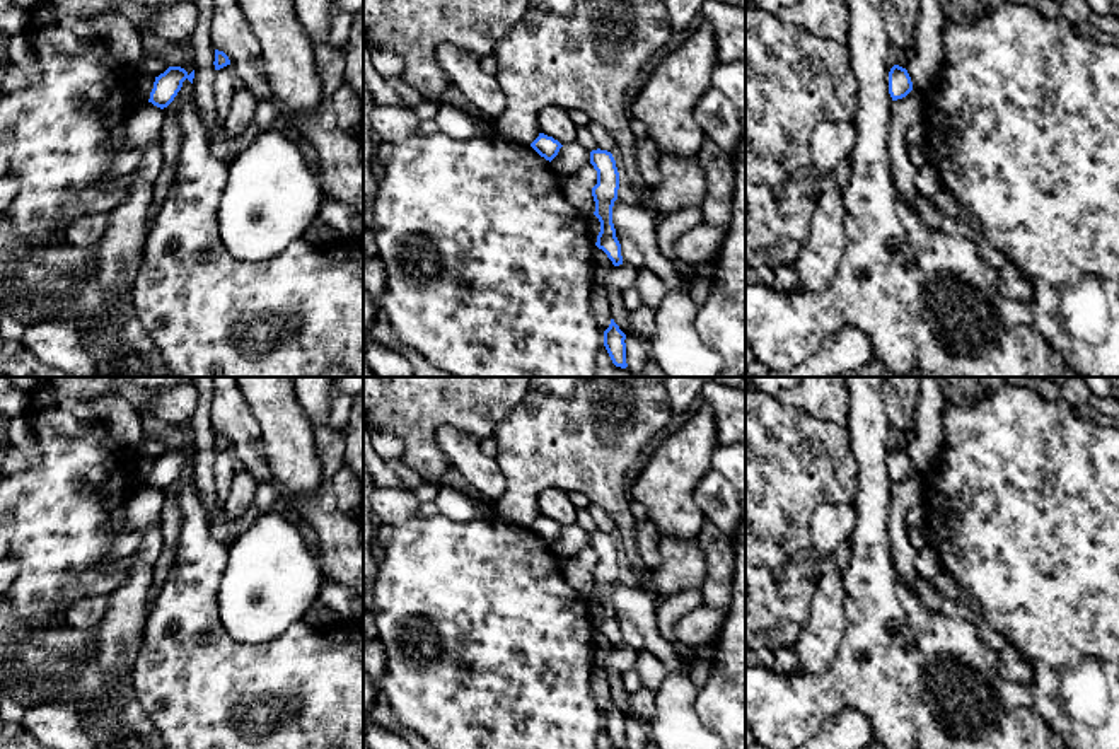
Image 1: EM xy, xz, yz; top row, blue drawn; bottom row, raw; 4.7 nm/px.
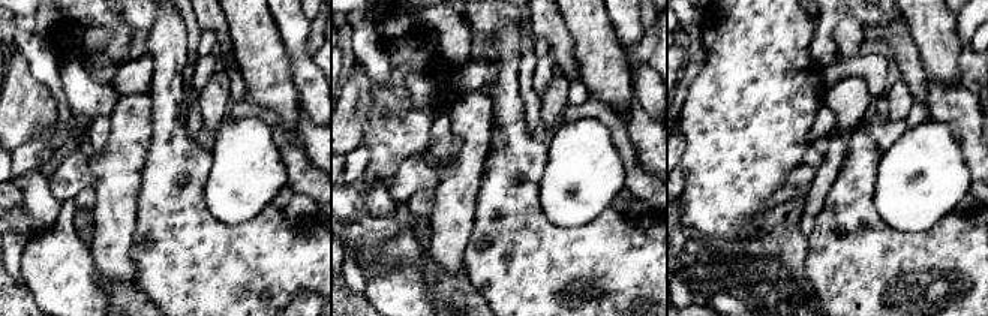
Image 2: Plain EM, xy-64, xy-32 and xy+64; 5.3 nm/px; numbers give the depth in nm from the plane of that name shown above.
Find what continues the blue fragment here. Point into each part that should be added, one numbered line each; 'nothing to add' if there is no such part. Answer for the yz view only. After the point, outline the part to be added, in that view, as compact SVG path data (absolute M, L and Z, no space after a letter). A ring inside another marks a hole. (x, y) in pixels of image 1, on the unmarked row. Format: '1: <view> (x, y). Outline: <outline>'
nothing to add

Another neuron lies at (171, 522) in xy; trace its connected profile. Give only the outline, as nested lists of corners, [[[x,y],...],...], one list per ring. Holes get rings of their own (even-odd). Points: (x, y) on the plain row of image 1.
[[[171,485],[167,490],[164,490],[164,507],[162,507],[162,522],[160,522],[164,548],[154,565],[148,604],[157,597],[159,587],[169,577],[169,568],[176,553],[176,541],[181,532],[181,525],[183,525],[183,515],[176,503],[176,490]]]

